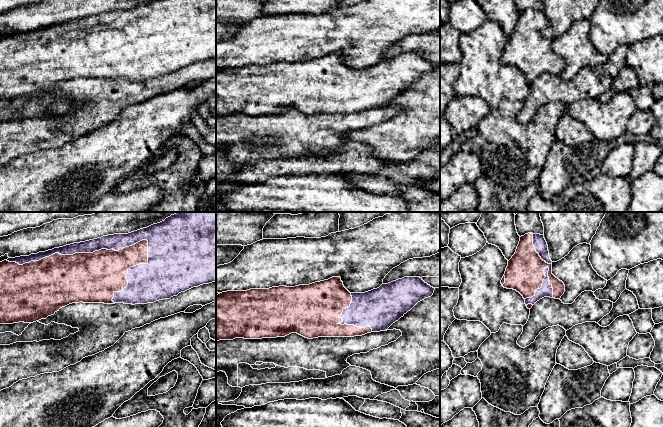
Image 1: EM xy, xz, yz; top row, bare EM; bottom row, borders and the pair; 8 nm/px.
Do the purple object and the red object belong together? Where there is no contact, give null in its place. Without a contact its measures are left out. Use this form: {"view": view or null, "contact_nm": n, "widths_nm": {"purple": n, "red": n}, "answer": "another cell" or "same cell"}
{"view": "xy", "contact_nm": 1150, "widths_nm": {"purple": 110, "red": 400}, "answer": "same cell"}

